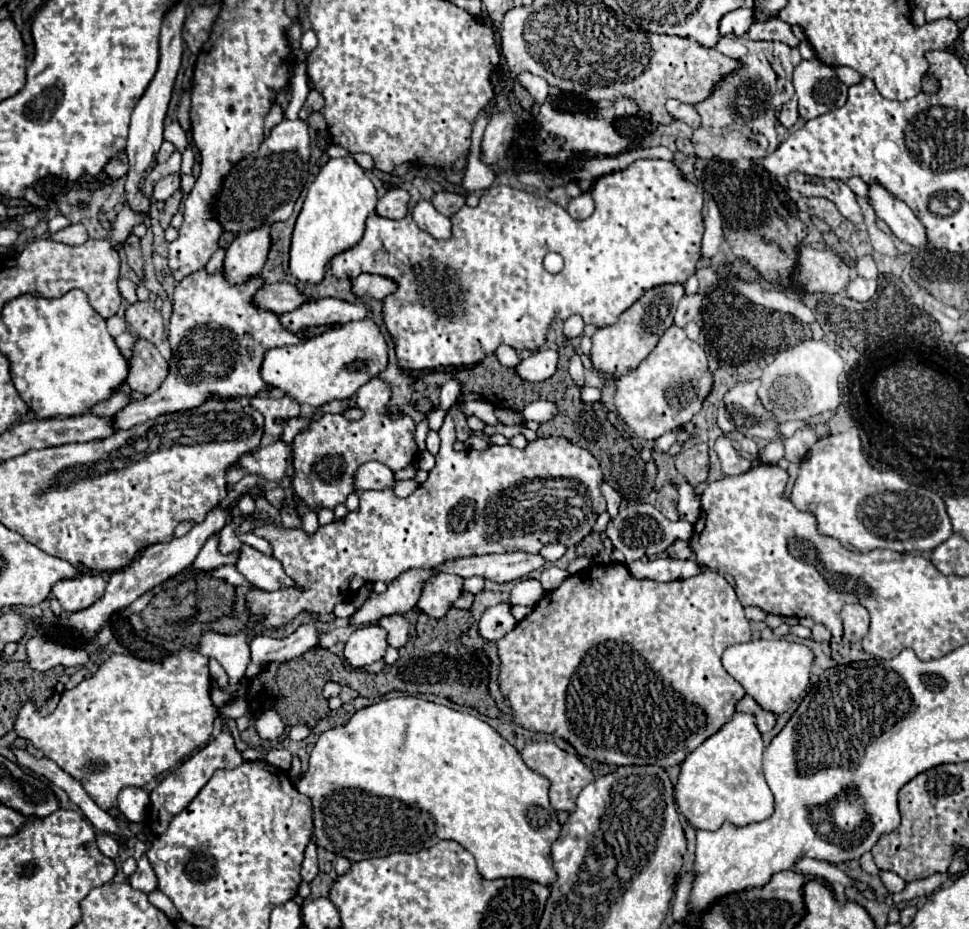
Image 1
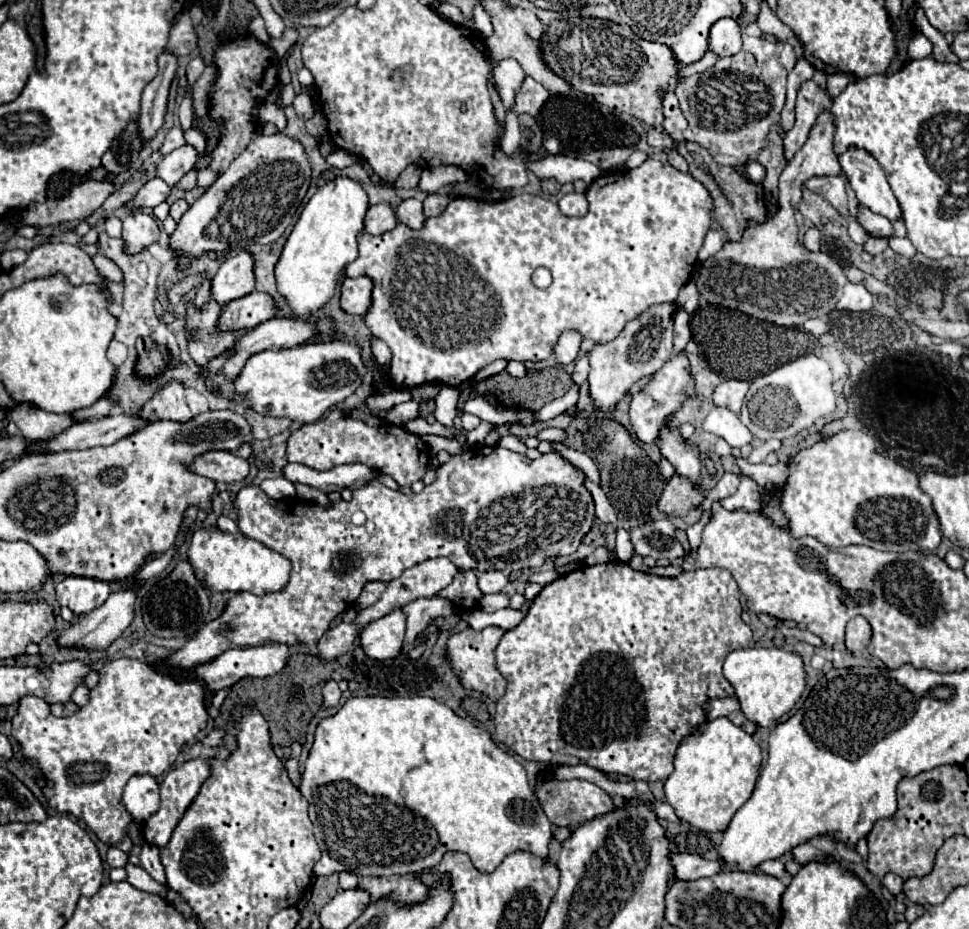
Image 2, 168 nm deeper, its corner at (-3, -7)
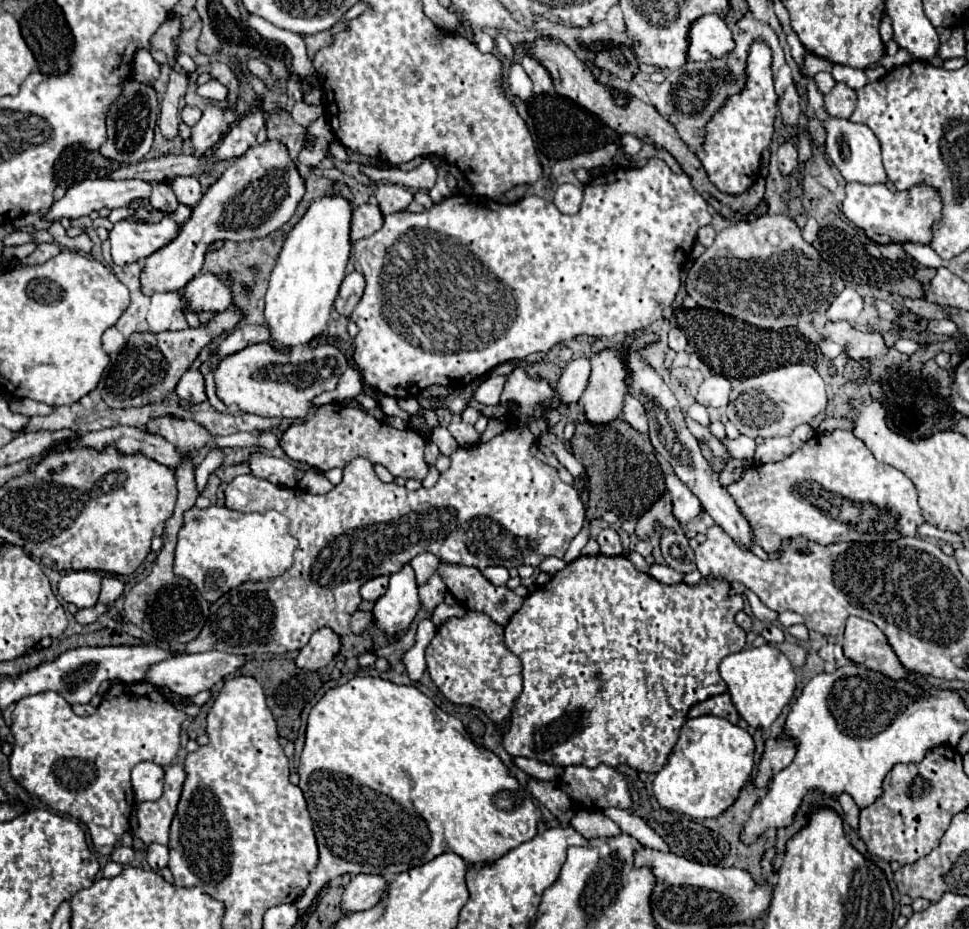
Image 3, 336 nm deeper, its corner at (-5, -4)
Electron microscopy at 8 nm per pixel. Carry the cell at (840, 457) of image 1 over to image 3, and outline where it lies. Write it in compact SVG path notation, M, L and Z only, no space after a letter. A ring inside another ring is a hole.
M847 430L833 434L815 434L799 450L781 462L753 464L739 482L727 486L739 510L749 518L757 544L767 552L775 552L781 540L805 536L819 544L833 542L893 542L903 536L919 536L919 526L925 524L917 506L917 490L913 482L897 468L879 462L861 438ZM837 500L845 500L837 508Z

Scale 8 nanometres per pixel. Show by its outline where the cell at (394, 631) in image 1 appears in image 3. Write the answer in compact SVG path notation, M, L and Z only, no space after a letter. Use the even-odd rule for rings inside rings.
M433 574L433 578L419 588L419 600L421 600L421 608L431 614L441 602L445 602L445 584L441 582L441 578L437 574Z

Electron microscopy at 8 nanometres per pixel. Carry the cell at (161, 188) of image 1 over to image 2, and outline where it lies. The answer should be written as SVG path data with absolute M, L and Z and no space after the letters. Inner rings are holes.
M153 179L153 181L147 181L131 201L125 203L125 207L129 209L153 209L155 205L159 205L161 201L165 201L169 195L169 185L161 179Z

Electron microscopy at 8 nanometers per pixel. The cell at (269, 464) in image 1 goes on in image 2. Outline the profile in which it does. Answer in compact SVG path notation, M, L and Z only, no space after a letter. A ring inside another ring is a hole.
M207 451L195 457L195 461L187 465L187 469L223 483L243 481L249 475L249 463L227 451Z

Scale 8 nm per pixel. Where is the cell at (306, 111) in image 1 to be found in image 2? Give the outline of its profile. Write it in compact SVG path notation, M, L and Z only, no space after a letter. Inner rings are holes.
M301 93L301 95L297 95L295 97L295 101L293 101L293 107L295 107L295 111L297 111L297 115L301 117L301 119L311 119L313 117L313 113L315 113L315 109L313 109L313 103L311 103L311 97L307 95L307 93Z

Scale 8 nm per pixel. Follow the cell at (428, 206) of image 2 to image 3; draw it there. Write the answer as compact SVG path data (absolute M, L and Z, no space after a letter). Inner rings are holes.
M415 192L415 198L413 198L411 206L409 206L409 212L425 212L431 206L433 206L433 200L431 200L431 196L427 192Z

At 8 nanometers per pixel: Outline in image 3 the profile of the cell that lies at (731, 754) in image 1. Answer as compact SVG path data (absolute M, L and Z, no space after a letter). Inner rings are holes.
M711 714L689 718L679 732L669 762L655 776L653 792L665 810L687 814L691 818L719 818L735 804L753 768L755 742L747 730Z

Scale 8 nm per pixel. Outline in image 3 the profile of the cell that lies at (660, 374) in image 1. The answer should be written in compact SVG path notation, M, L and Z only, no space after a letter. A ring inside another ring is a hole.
M627 396L625 398L625 406L623 406L623 420L629 422L635 430L639 432L647 432L647 416L645 416L645 406L633 398L633 396Z

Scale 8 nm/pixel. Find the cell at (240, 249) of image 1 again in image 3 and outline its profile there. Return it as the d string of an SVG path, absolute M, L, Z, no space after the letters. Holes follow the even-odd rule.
M201 274L185 286L185 304L193 312L209 310L221 312L233 304L233 290L229 278L215 274Z

